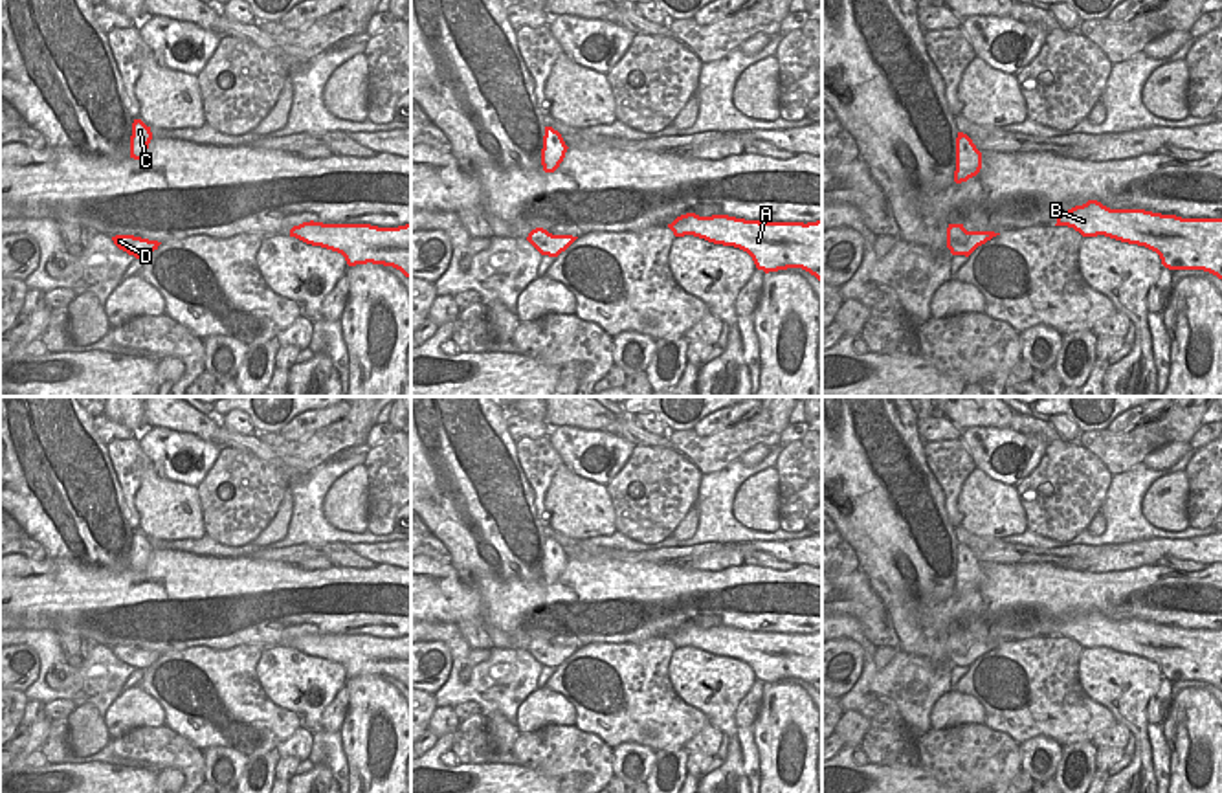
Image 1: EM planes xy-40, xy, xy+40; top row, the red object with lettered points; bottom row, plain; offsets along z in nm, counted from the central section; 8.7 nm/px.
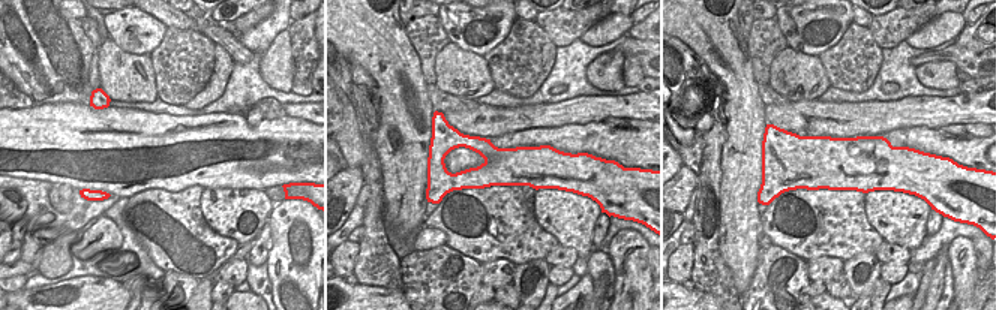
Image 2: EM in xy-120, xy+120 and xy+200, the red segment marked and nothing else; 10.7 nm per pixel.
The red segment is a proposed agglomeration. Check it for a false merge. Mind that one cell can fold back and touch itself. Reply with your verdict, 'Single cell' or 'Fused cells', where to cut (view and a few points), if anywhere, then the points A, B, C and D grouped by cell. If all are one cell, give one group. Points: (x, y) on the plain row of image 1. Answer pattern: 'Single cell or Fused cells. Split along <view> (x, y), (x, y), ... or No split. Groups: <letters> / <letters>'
Single cell. No split. Groups: A B C D

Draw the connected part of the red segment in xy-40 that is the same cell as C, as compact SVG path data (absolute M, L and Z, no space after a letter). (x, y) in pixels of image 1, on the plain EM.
M134 531L130 547L130 569L143 571L150 551L150 538L147 538L141 531Z

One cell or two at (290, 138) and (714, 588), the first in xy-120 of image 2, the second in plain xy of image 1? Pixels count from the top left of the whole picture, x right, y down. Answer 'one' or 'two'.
one

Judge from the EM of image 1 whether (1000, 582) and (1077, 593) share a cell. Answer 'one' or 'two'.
one

